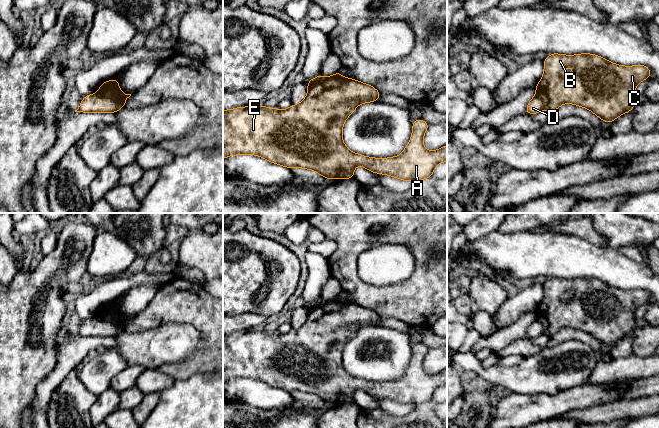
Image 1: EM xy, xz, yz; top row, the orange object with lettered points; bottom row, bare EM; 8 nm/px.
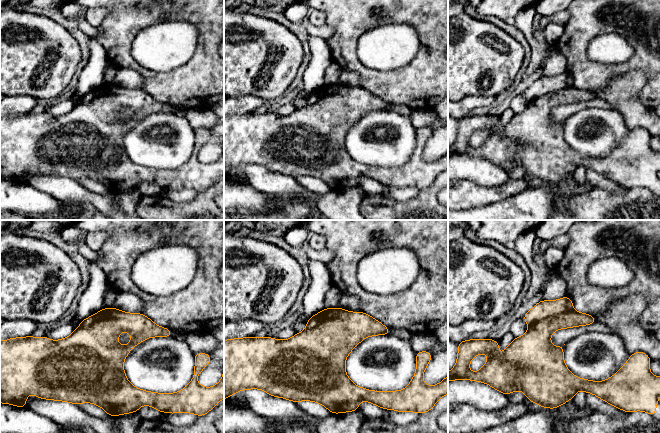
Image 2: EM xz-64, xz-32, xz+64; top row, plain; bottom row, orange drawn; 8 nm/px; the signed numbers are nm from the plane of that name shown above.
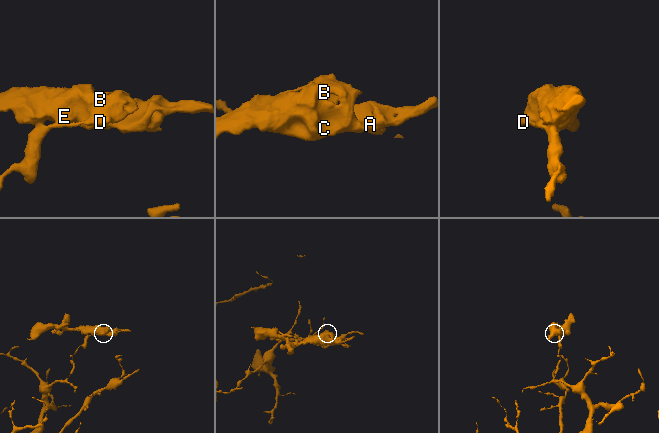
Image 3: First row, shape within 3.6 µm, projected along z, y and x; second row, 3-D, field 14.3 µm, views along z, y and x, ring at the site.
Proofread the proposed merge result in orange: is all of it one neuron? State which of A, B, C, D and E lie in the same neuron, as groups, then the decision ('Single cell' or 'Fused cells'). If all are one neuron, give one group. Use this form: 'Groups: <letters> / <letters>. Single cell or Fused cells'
Groups: A B C E / D. Fused cells

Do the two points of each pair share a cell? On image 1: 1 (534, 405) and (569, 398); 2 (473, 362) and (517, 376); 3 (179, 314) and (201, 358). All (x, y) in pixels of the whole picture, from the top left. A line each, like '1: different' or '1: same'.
1: same
2: same
3: same

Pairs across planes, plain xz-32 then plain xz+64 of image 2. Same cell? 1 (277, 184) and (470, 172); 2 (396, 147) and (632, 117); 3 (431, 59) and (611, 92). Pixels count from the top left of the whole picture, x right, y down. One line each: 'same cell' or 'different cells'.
1: same cell
2: different cells
3: different cells

